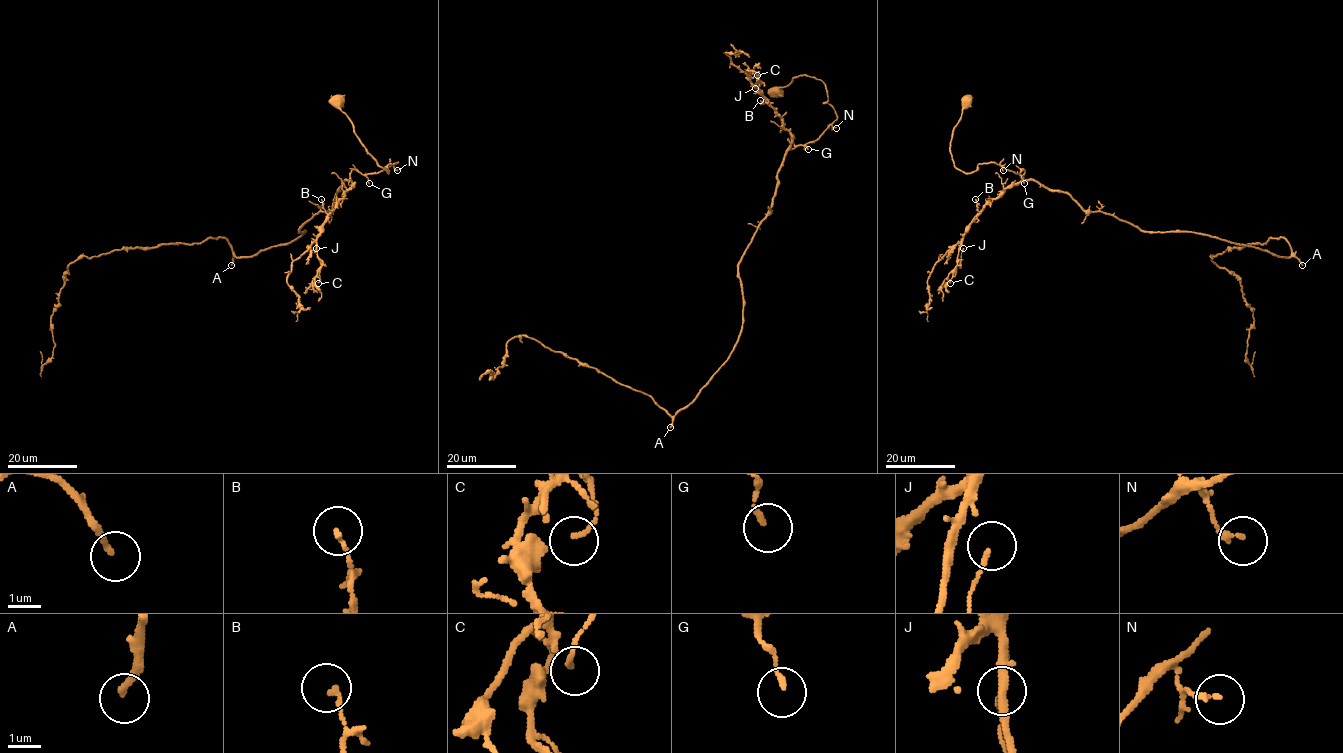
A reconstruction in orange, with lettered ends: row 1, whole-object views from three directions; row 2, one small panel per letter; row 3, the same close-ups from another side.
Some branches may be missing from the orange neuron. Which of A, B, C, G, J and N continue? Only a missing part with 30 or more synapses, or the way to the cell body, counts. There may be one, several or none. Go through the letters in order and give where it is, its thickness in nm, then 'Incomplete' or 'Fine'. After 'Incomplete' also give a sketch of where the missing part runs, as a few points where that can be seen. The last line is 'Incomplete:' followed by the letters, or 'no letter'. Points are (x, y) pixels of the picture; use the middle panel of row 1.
A: Place: (670, 427). Thickness 200 nm. Incomplete. Course of what is missing: (670, 427), (657, 445), (647, 434), (631, 447), (632, 442), (612, 454), (607, 451)
B: Place: (760, 100). Thickness 140 nm. Fine
C: Place: (757, 75). Thickness 130 nm. Fine
G: Place: (808, 149). Thickness 150 nm. Fine
J: Place: (755, 88). Thickness 110 nm. Fine
N: Place: (836, 128). Thickness 140 nm. Fine
Incomplete: A

